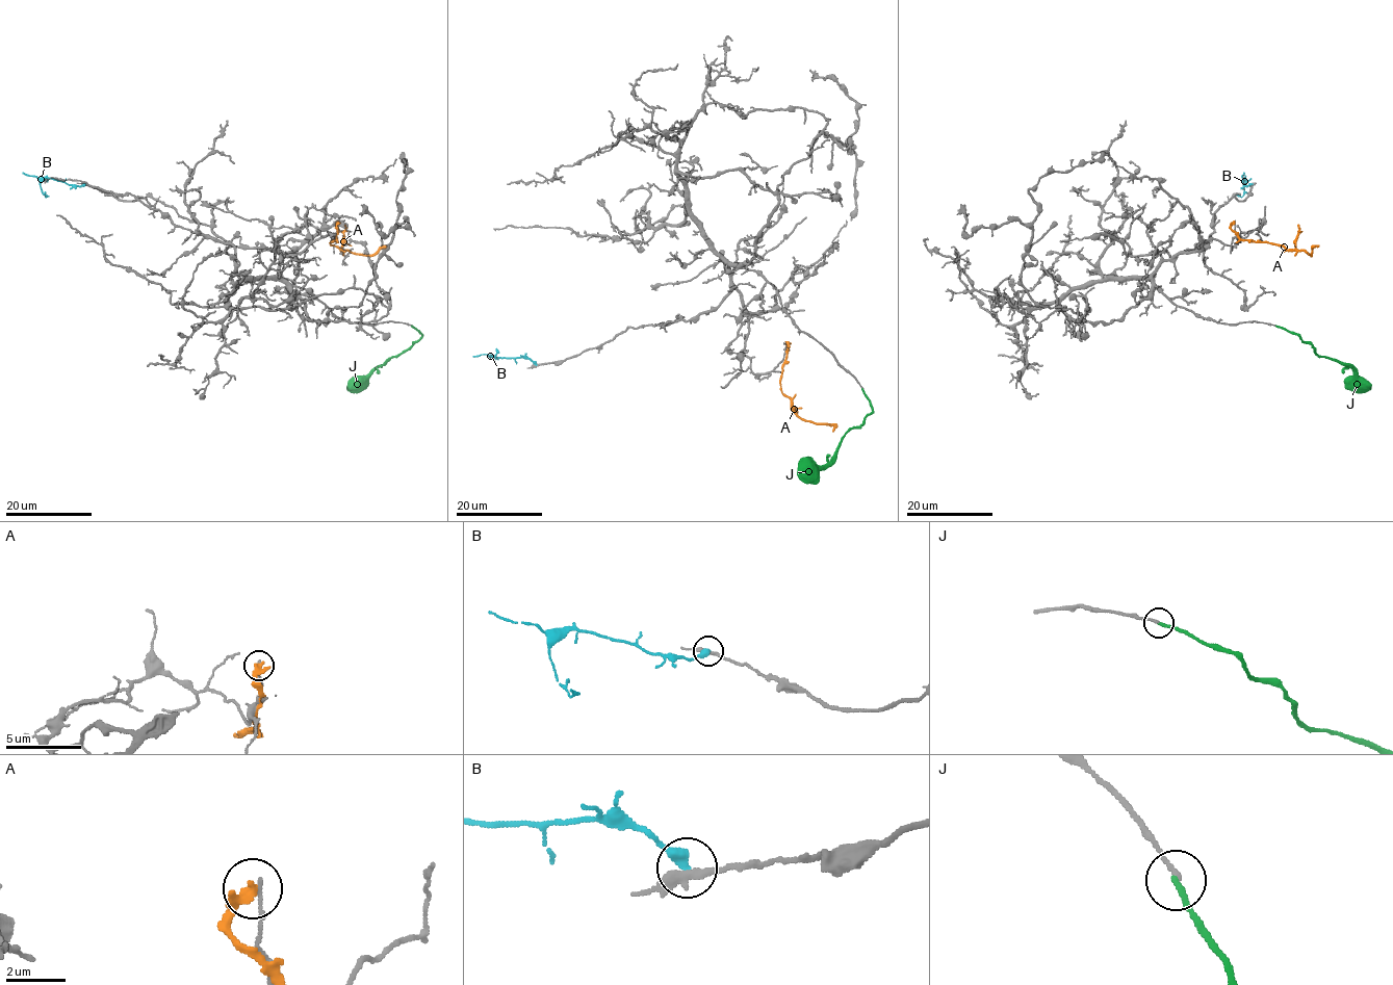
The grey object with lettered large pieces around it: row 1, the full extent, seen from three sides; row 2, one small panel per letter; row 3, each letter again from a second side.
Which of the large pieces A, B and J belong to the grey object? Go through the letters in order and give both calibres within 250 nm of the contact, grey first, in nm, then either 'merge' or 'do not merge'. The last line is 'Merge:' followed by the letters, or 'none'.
A: calibres 130 and 400 nm; do not merge
B: calibres 280 and 400 nm; do not merge
J: calibres 140 and 200 nm; merge
Merge: J

